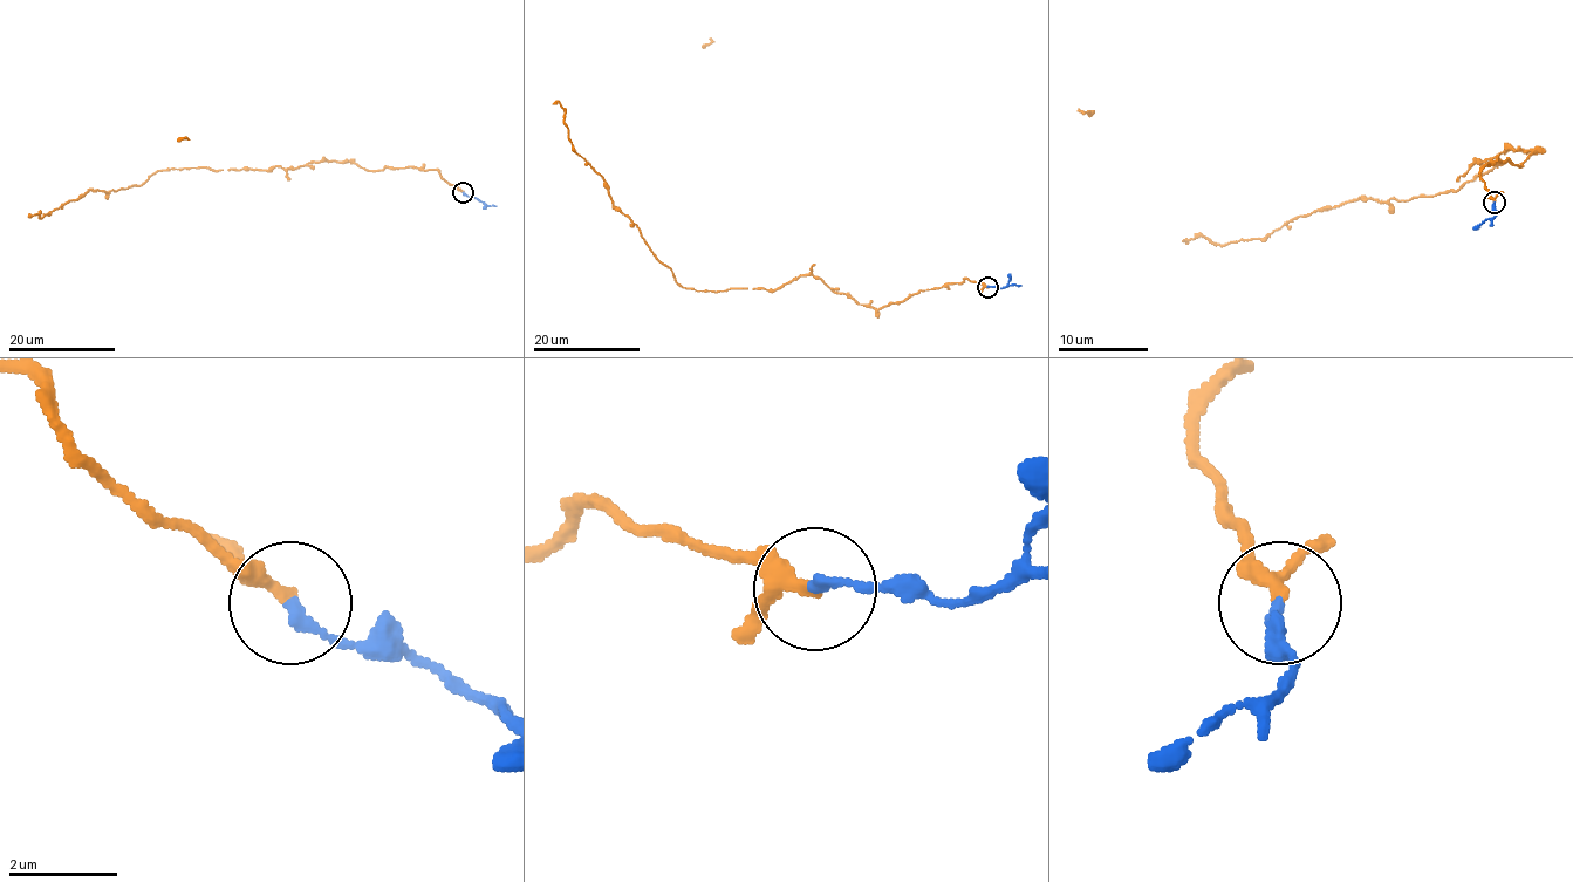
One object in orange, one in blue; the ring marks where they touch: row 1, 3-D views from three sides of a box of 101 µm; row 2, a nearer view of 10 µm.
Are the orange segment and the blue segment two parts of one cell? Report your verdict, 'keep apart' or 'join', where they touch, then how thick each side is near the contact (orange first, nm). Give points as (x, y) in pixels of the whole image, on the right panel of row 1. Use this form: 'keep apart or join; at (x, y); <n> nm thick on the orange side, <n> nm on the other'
join; at (1495, 203); 170 nm thick on the orange side, 200 nm on the other

